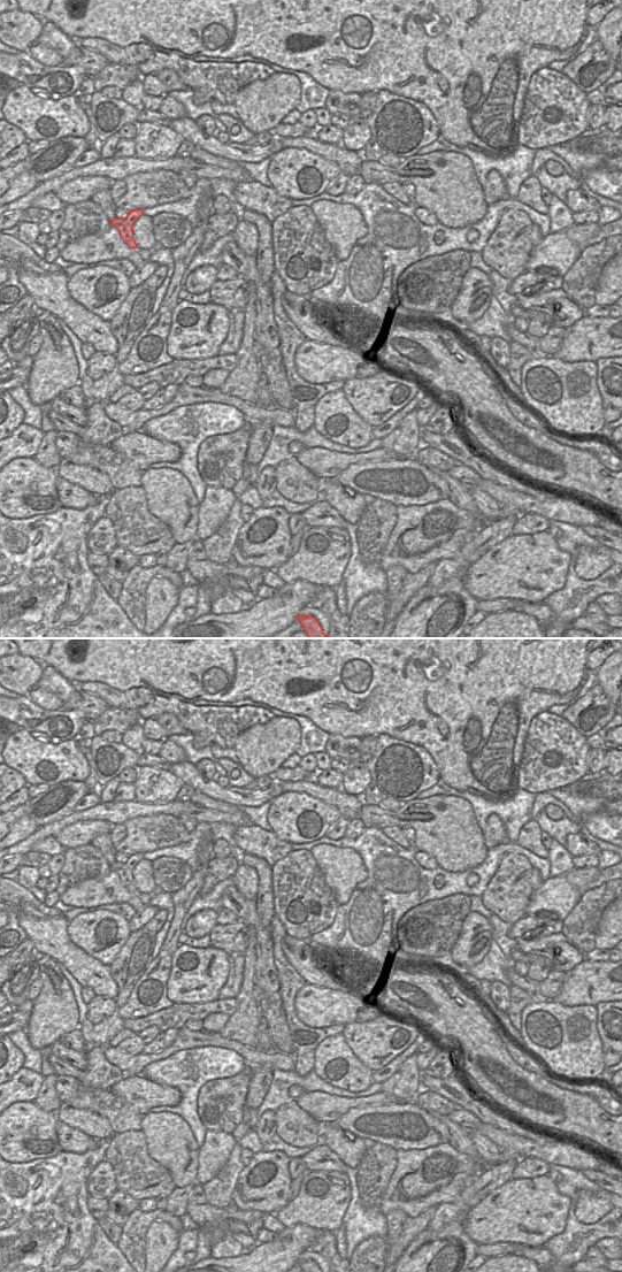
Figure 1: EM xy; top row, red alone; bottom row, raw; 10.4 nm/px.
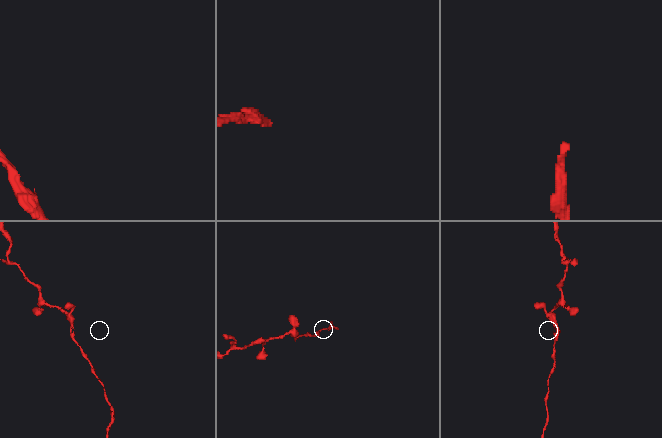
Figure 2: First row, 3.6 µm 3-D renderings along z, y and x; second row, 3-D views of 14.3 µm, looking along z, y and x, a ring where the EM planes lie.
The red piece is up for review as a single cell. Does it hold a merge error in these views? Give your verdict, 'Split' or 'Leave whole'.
Leave whole

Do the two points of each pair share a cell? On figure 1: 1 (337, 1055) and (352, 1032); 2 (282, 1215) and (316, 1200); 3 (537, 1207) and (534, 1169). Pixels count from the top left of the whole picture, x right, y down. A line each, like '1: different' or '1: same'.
1: different
2: same
3: different

